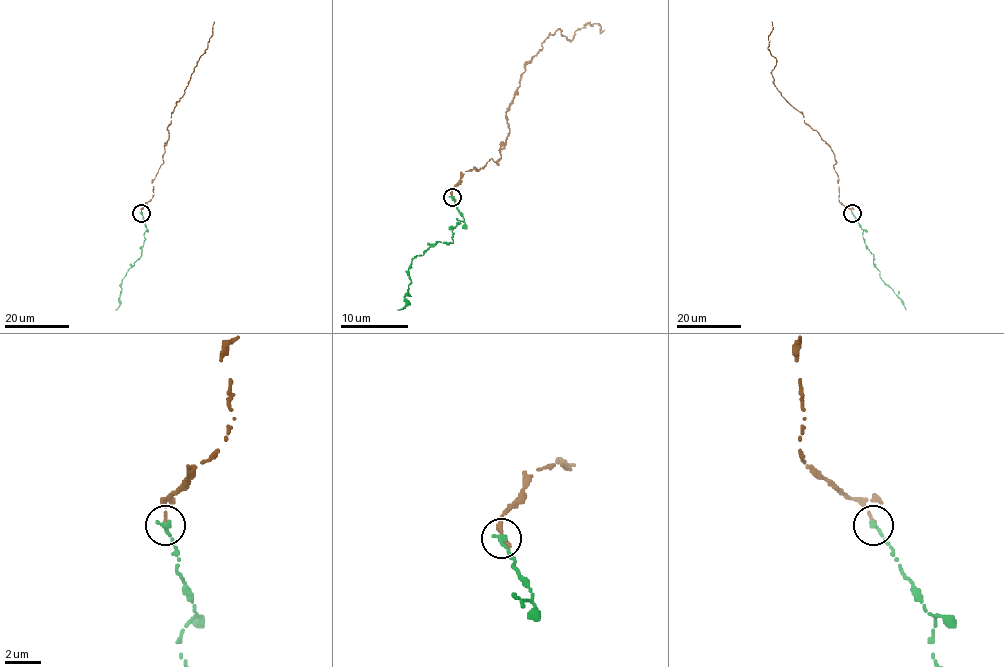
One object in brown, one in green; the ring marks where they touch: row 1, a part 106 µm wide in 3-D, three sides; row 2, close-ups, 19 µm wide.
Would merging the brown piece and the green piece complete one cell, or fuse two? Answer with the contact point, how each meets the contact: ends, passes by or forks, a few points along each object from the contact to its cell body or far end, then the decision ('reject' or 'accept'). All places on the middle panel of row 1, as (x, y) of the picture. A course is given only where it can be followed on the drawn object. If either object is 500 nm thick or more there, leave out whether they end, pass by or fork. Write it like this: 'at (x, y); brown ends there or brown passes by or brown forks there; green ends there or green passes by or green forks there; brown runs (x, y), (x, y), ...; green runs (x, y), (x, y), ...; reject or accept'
at (452, 197); brown ends there; green ends there; brown runs (452, 197), (469, 170), (498, 165), (506, 111), (544, 40), (560, 30), (572, 40), (589, 21), (604, 30); green runs (452, 197), (464, 219), (452, 229), (452, 242), (439, 241), (412, 259), (407, 305), (397, 310); accept

